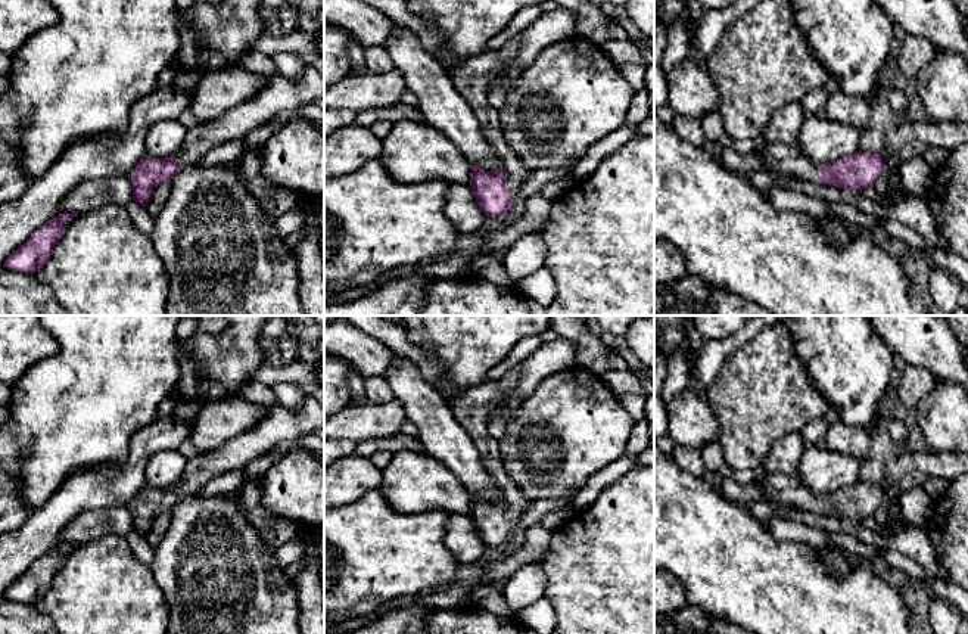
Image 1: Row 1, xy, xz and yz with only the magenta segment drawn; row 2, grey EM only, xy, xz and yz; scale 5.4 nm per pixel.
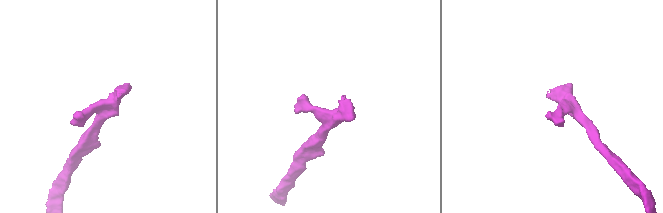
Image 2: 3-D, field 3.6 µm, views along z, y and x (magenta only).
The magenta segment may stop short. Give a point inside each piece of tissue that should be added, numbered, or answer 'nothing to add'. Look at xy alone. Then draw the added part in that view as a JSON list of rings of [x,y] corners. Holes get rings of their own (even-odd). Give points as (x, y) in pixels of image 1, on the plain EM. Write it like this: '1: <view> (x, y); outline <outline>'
1: xy (280, 423); outline [[[306,395],[304,404],[295,410],[274,404],[253,428],[215,450],[189,459],[174,488],[180,498],[196,494],[215,476],[243,469],[281,442],[317,433],[323,428],[324,408],[311,395]]]

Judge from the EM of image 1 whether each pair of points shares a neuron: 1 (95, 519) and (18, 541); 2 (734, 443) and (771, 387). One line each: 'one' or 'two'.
1: two
2: one

